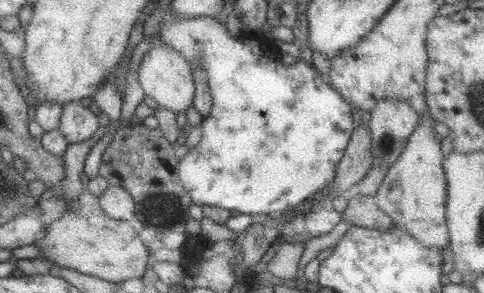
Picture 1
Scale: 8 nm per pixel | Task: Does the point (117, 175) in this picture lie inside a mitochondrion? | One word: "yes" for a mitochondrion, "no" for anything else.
no

